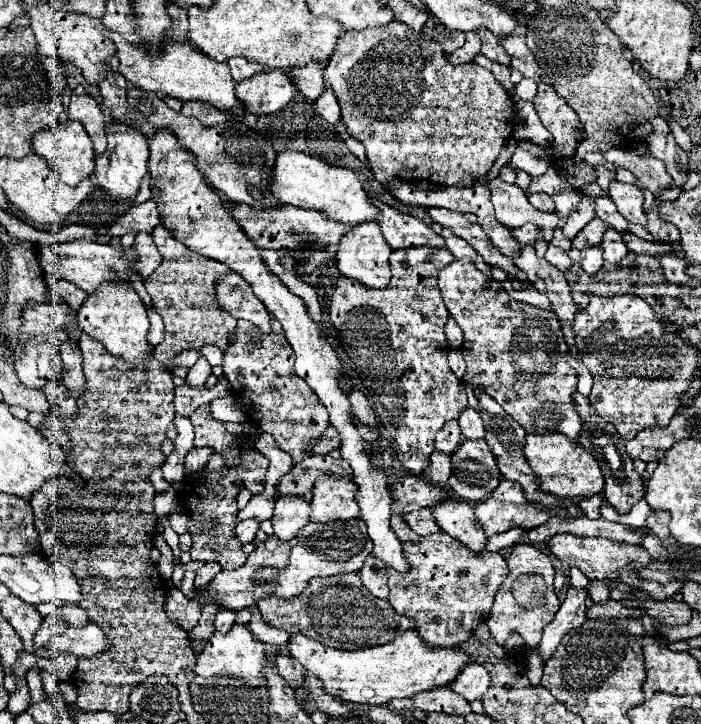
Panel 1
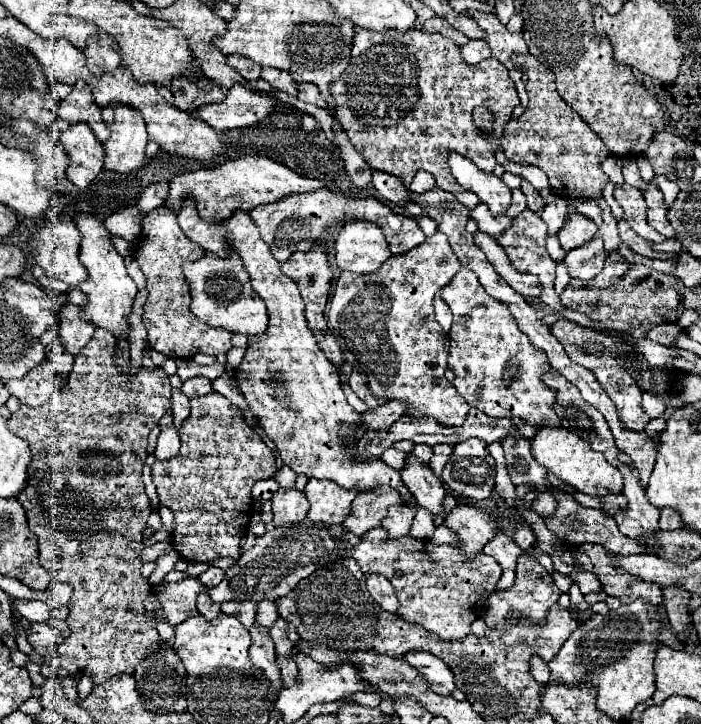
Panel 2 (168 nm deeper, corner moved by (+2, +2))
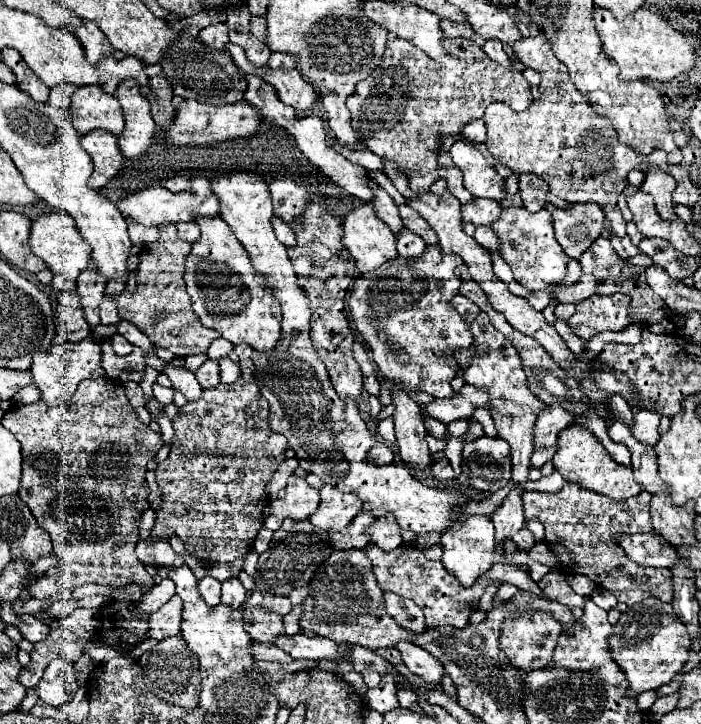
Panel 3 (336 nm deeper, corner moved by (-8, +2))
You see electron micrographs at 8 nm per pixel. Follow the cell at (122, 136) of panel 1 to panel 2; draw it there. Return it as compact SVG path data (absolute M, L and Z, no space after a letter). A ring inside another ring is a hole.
M111 101L103 109L105 125L111 129L111 137L105 141L105 169L117 171L117 173L131 173L139 169L145 161L145 145L147 145L147 131L145 123L141 121L141 113L137 109L129 109L129 105L117 105L117 101Z

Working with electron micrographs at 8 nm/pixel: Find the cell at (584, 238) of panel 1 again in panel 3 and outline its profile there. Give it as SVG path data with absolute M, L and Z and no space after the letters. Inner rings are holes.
M575 203L569 209L553 211L553 227L563 251L569 257L579 259L581 253L589 249L599 235L603 235L605 213L599 205Z

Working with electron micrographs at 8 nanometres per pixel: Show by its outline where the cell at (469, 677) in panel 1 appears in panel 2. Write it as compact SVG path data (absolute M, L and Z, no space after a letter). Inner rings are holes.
M419 651L405 653L403 657L409 665L413 665L421 673L421 677L425 677L425 681L429 681L435 693L451 695L451 691L455 689L453 673L439 657L433 657L431 653L419 653Z

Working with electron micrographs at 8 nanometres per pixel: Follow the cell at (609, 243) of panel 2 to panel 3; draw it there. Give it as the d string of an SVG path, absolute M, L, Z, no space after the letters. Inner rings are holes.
M543 35L525 37L513 45L519 61L539 71L539 99L523 113L509 111L501 101L493 101L483 115L487 125L487 149L511 167L513 173L535 173L549 185L551 193L571 203L597 203L609 213L609 223L617 235L625 235L625 219L617 207L617 195L627 187L627 173L641 169L645 157L631 147L621 145L615 137L615 129L603 117L599 117L575 89L567 75L567 67L551 53L551 45Z

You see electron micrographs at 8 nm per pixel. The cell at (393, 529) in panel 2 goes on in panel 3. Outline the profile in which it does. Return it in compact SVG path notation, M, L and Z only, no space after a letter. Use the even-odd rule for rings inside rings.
M389 513L387 517L379 517L375 525L371 525L371 543L379 545L383 551L391 551L399 545L403 545L401 527L395 521L395 517Z

